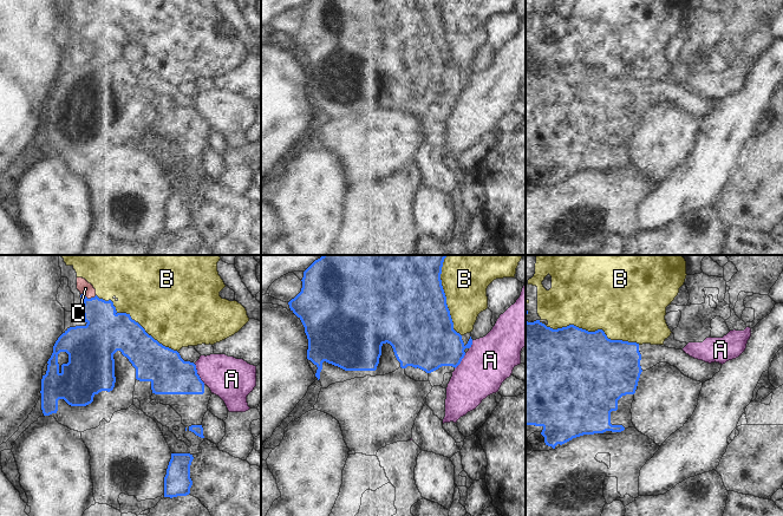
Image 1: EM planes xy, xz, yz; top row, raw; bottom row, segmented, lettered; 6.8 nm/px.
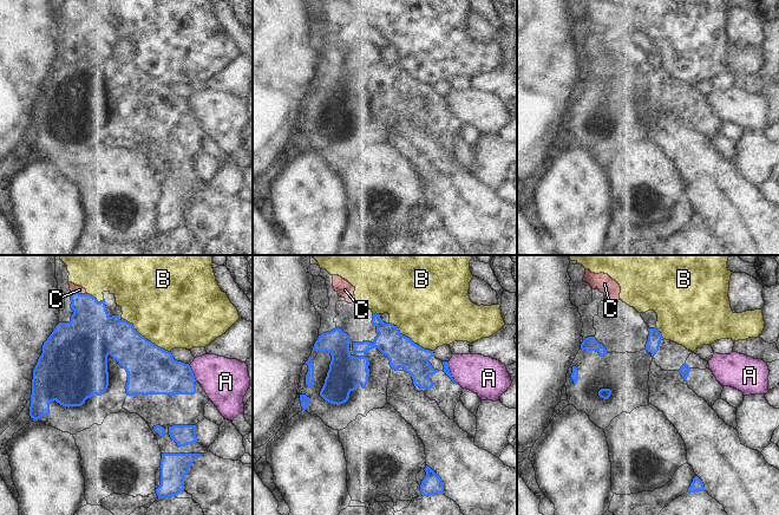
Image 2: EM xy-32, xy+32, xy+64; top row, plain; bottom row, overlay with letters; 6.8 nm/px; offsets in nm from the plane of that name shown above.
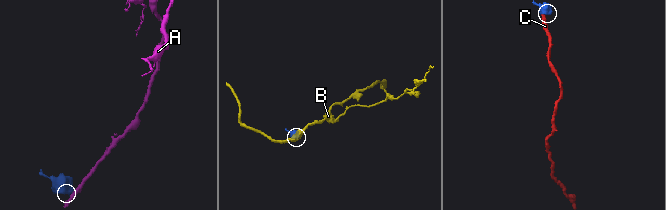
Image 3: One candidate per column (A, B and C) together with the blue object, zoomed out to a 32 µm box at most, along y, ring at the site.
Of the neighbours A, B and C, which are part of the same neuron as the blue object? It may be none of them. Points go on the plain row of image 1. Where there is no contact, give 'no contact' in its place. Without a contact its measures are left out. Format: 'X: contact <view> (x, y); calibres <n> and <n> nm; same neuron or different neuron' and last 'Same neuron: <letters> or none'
A: contact xy (197, 110); calibres 280 and 300 nm; different neuron
B: contact yz (591, 67); calibres 500 and 440 nm; different neuron
C: contact xy (89, 34); calibres 280 and 90 nm; different neuron
Same neuron: none

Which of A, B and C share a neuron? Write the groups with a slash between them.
A / B / C

